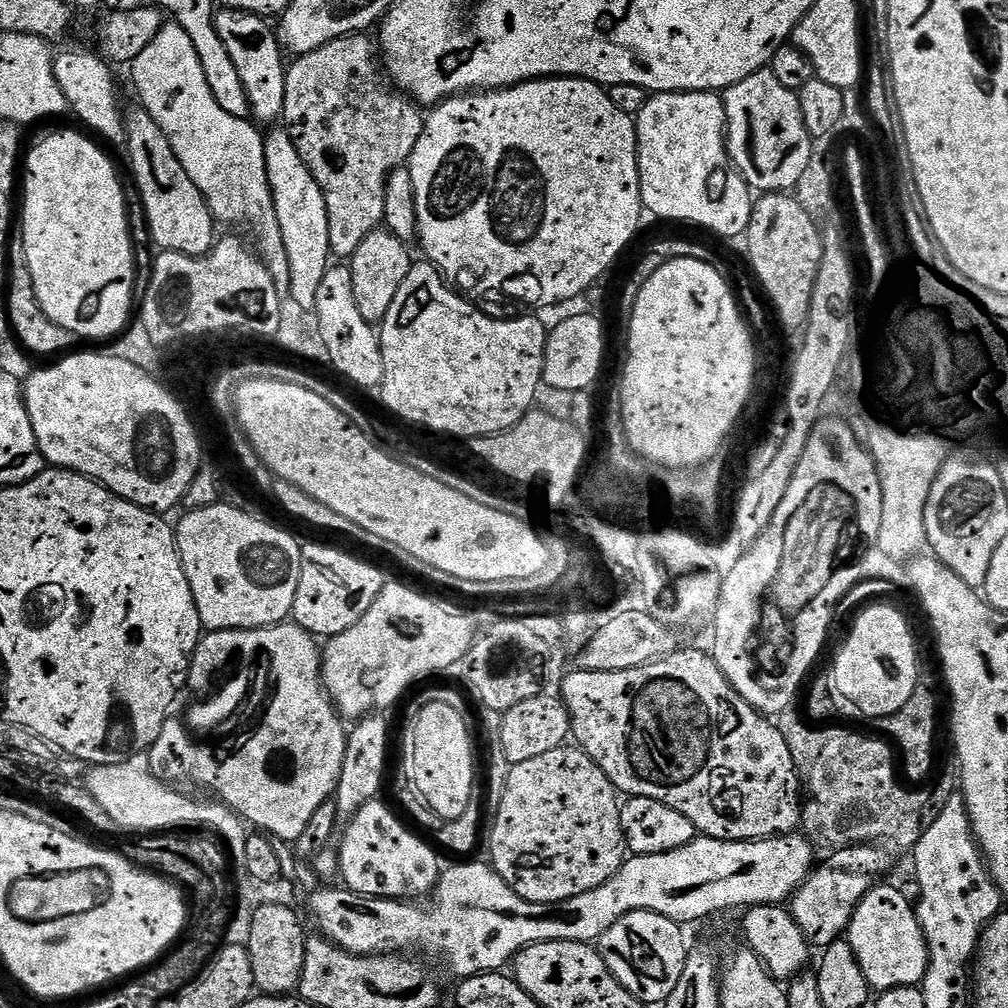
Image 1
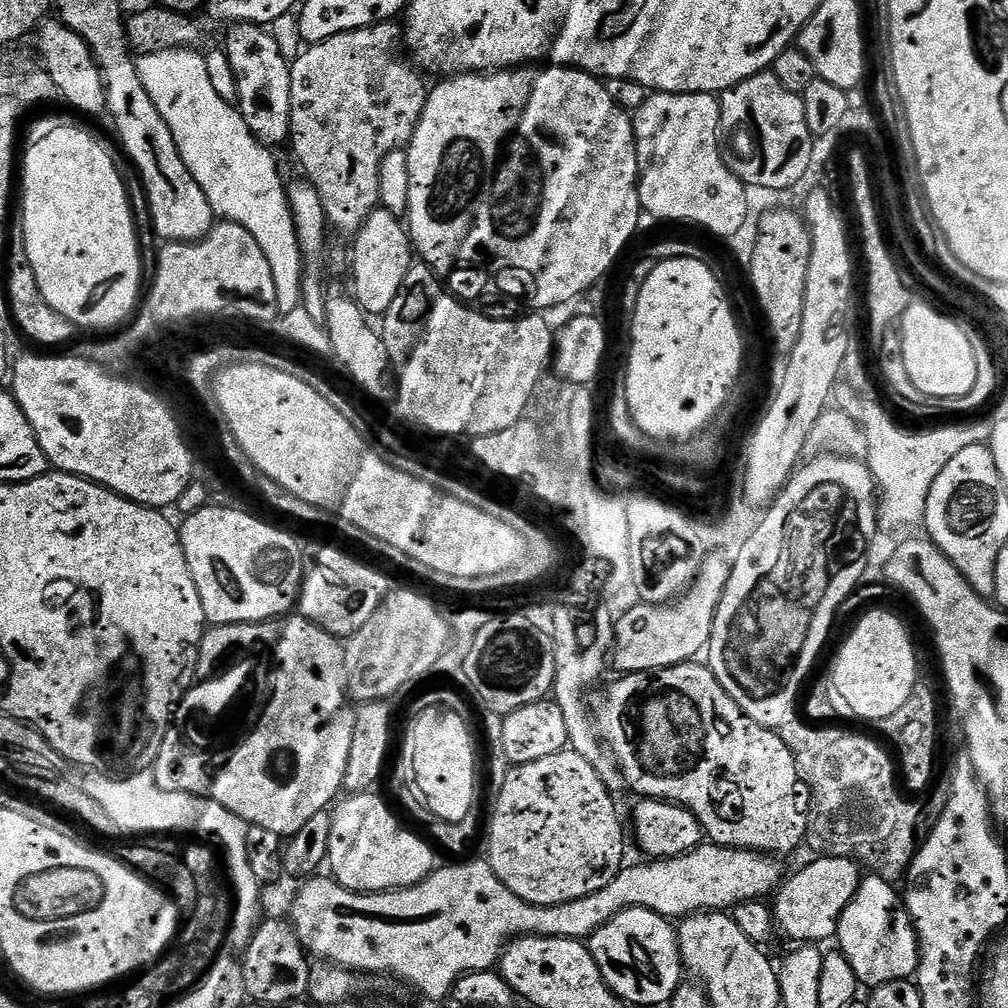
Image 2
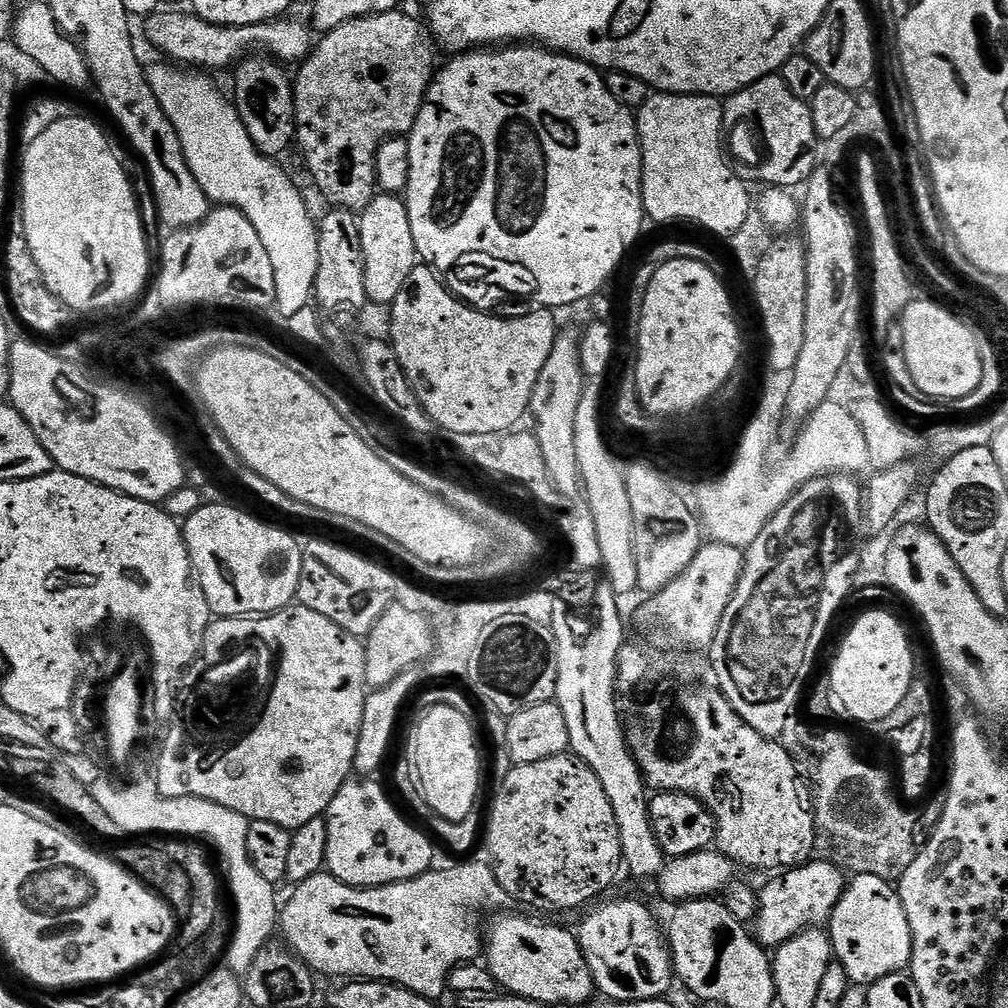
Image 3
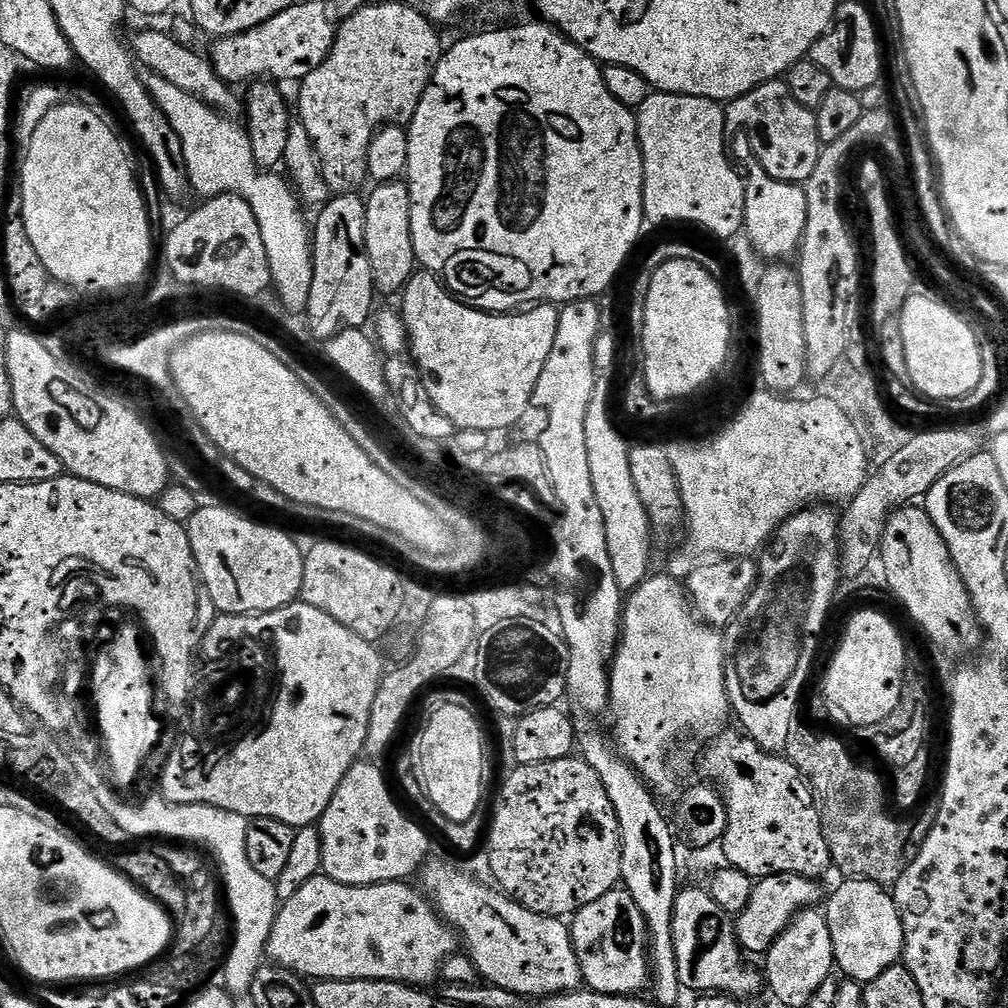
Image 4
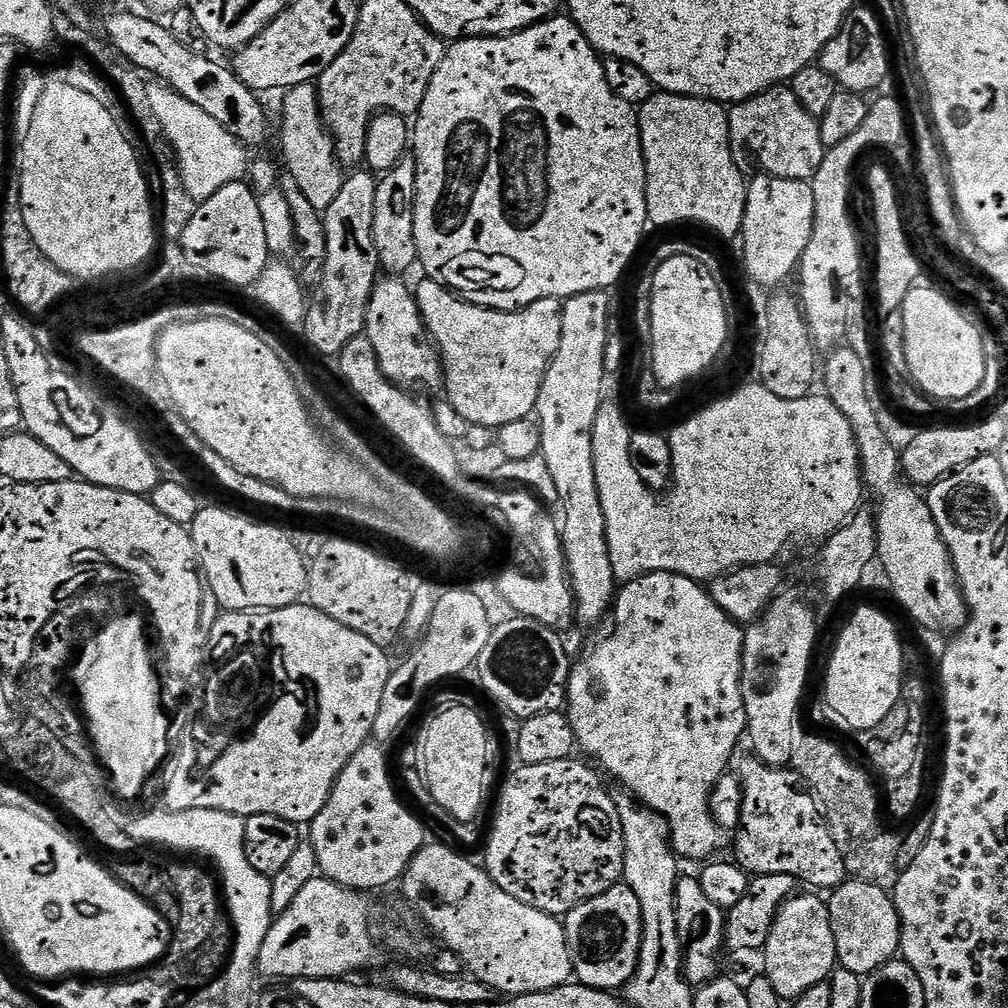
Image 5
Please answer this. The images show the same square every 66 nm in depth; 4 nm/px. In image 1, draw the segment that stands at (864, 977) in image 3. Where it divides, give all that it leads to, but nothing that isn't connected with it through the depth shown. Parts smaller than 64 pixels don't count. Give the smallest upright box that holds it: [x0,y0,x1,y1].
[846,883,928,993]

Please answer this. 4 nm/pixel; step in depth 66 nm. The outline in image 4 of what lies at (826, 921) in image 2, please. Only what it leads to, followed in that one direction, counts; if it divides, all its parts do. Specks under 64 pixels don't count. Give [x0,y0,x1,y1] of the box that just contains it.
[735,874,820,954]

